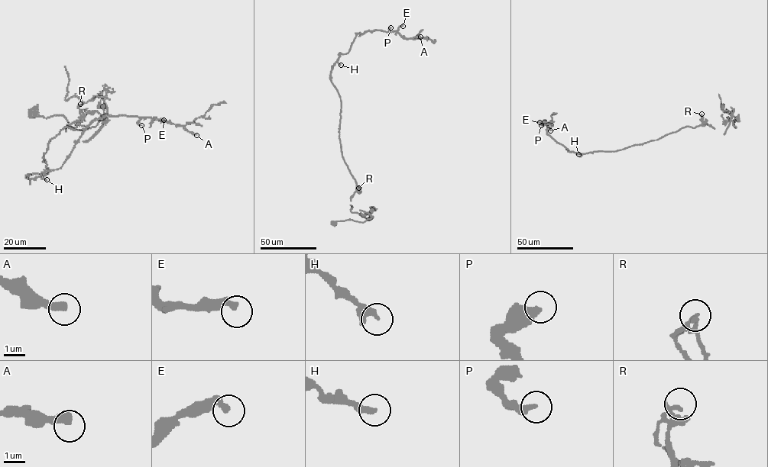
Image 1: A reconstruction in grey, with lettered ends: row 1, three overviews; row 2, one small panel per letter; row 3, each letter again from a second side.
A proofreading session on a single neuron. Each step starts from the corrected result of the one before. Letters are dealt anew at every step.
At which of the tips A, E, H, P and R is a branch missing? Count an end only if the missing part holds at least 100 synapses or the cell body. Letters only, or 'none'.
A

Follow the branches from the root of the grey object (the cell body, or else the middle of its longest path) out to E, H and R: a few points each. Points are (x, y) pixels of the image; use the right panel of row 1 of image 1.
E: (736, 118), (724, 133), (701, 124), (584, 153), (568, 152), (539, 122)
H: (736, 118), (736, 127), (730, 120), (724, 133), (701, 124), (617, 150), (578, 154)
R: (736, 118), (733, 120), (736, 127), (730, 120), (724, 133), (704, 123), (701, 114)

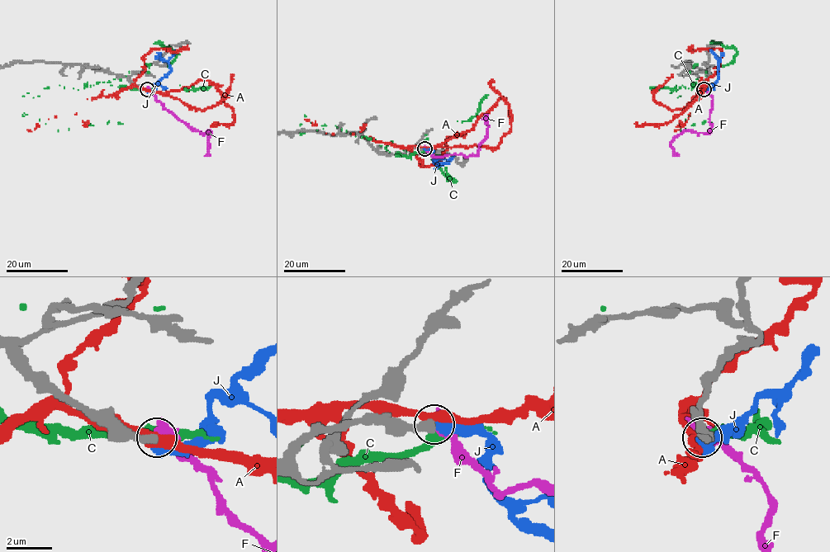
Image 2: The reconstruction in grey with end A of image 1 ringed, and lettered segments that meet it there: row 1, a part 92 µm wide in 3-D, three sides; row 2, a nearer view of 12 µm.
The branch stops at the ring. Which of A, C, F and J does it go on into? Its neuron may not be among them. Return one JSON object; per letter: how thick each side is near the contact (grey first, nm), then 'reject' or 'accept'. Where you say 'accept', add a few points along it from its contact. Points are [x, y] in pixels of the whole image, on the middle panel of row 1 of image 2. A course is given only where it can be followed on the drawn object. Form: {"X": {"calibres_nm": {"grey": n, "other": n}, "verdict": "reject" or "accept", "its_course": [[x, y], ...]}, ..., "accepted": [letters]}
{"A": {"calibres_nm": {"grey": 360, "other": 420}, "verdict": "reject"}, "C": {"calibres_nm": {"grey": 360, "other": 380}, "verdict": "reject"}, "F": {"calibres_nm": {"grey": 360, "other": 440}, "verdict": "reject"}, "J": {"calibres_nm": {"grey": 360, "other": 400}, "verdict": "reject"}, "accepted": []}

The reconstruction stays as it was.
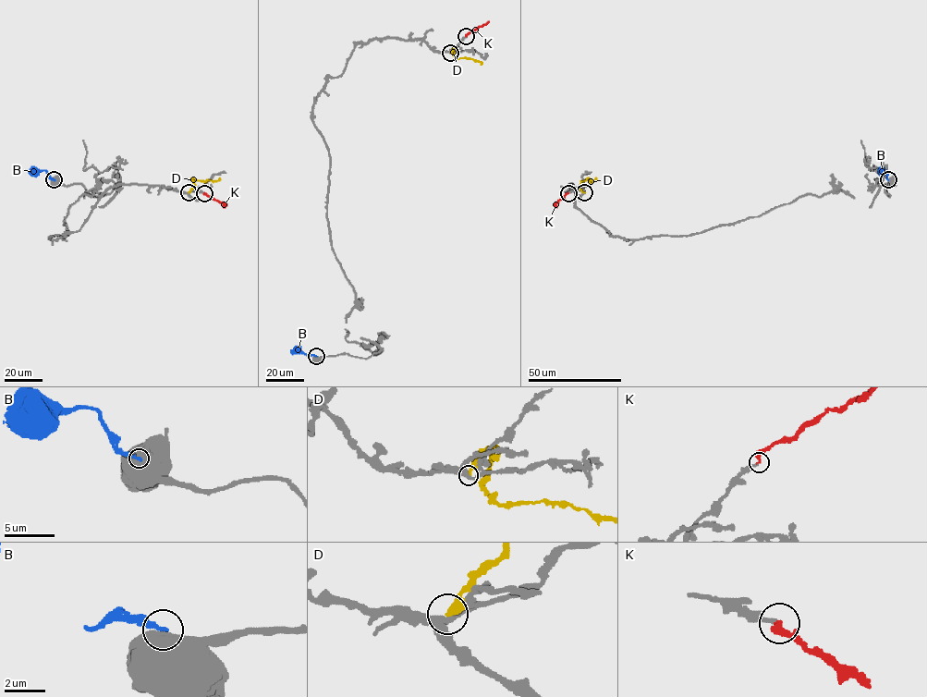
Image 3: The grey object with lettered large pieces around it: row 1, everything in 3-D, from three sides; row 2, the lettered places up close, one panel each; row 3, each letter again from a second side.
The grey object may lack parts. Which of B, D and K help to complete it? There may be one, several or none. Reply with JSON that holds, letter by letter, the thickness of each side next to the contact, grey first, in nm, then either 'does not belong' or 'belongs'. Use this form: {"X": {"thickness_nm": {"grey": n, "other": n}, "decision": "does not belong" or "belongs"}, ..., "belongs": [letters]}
{"B": {"thickness_nm": {"grey": 950, "other": 240}, "decision": "does not belong"}, "D": {"thickness_nm": {"grey": 340, "other": 260}, "decision": "does not belong"}, "K": {"thickness_nm": {"grey": 190, "other": 260}, "decision": "belongs"}, "belongs": ["K"]}

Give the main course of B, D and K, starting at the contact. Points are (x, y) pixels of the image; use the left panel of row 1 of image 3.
B: (54, 179), (44, 170), (29, 173)
D: (189, 192), (194, 186), (192, 178), (206, 181), (219, 177)
K: (204, 193), (223, 202), (224, 208)

